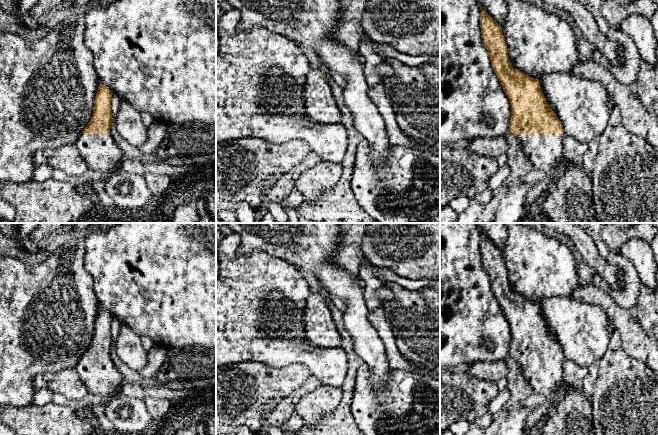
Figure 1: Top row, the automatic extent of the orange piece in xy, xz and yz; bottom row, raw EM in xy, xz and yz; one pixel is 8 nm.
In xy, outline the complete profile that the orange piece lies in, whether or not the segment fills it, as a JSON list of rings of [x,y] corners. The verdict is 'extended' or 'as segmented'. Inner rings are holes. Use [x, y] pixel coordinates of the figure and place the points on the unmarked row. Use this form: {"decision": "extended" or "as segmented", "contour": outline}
{"decision": "extended", "contour": [[[100,307],[91,344],[75,366],[89,392],[106,399],[103,404],[119,394],[123,385],[123,376],[110,358],[112,319],[113,316]]]}

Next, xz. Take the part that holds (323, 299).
{"decision": "extended", "contour": [[[316,290],[306,301],[304,327],[307,340],[317,347],[331,348],[340,345],[341,336],[326,300]]]}

